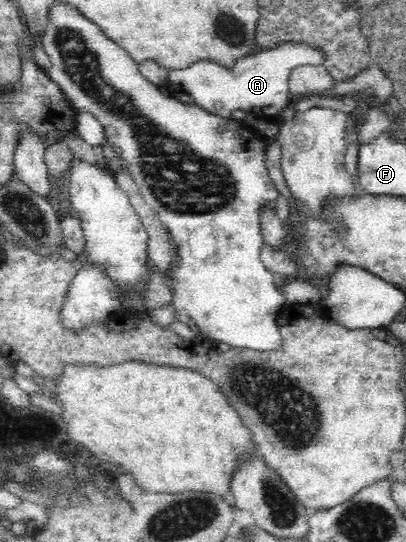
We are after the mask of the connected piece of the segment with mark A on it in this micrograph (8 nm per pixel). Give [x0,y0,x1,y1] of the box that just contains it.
[167,43,324,118]

